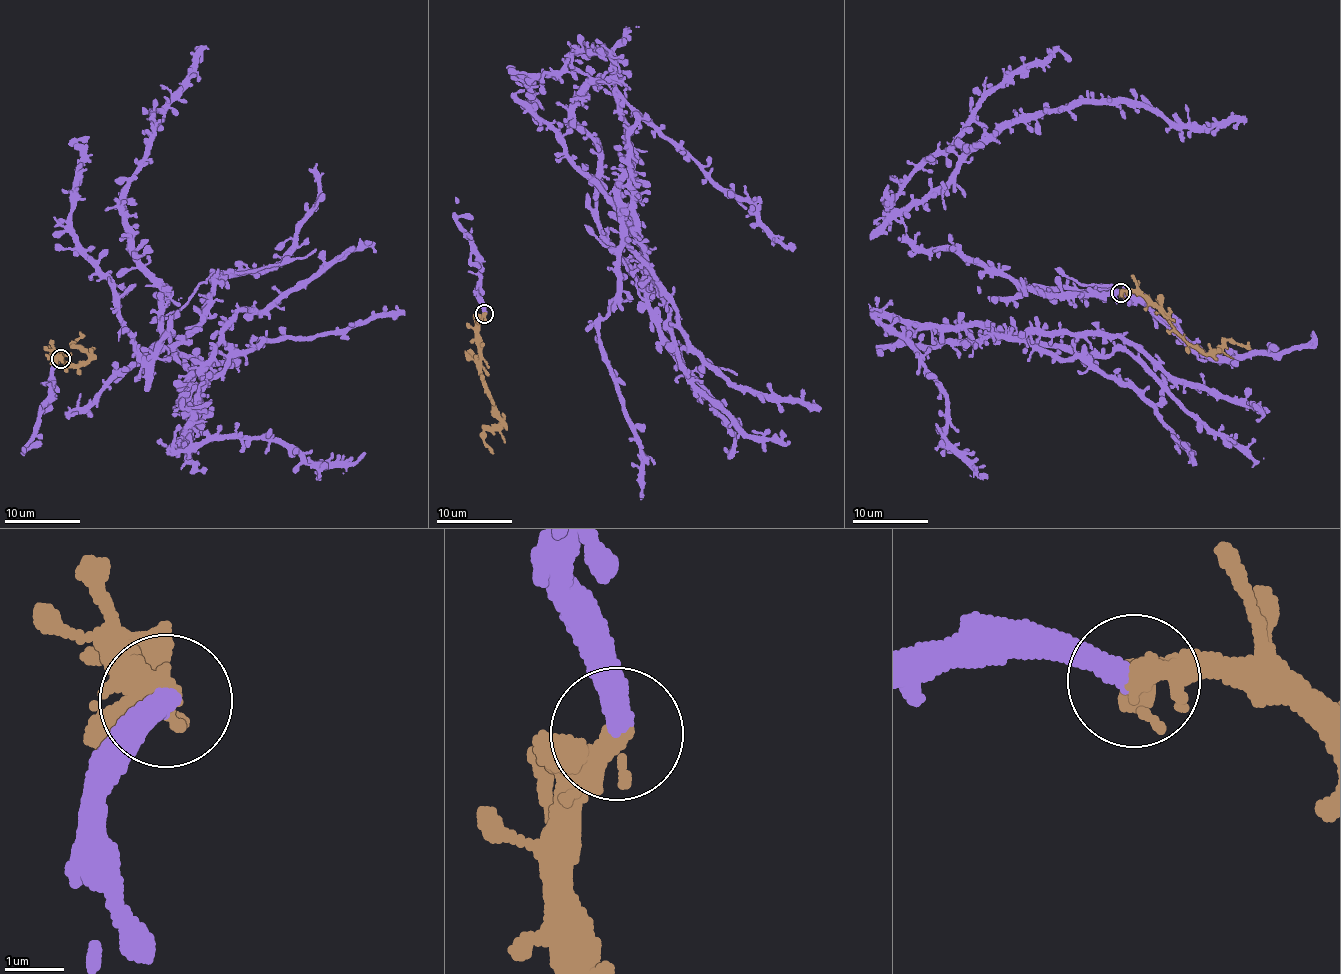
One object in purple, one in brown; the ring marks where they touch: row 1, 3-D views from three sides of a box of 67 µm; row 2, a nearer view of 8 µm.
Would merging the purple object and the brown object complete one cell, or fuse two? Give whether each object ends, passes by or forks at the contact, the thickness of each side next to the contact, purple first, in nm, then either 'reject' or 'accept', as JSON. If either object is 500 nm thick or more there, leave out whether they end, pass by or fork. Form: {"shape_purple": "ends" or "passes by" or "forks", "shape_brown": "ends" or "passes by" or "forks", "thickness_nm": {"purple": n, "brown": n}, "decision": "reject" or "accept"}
{"shape_purple": "ends", "shape_brown": "passes by", "thickness_nm": {"purple": 420, "brown": 320}, "decision": "accept"}

